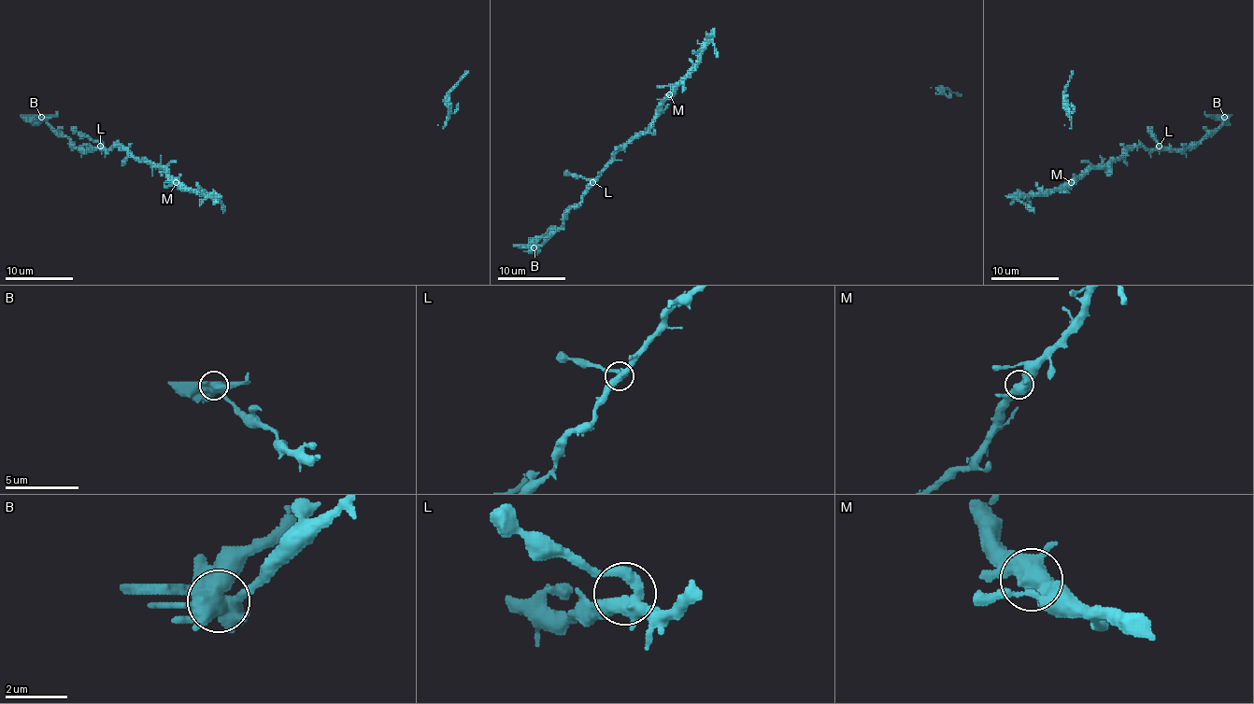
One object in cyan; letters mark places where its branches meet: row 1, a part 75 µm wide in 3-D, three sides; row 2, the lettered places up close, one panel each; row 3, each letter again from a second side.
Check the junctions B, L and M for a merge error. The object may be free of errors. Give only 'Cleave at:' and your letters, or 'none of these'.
Cleave at: B

